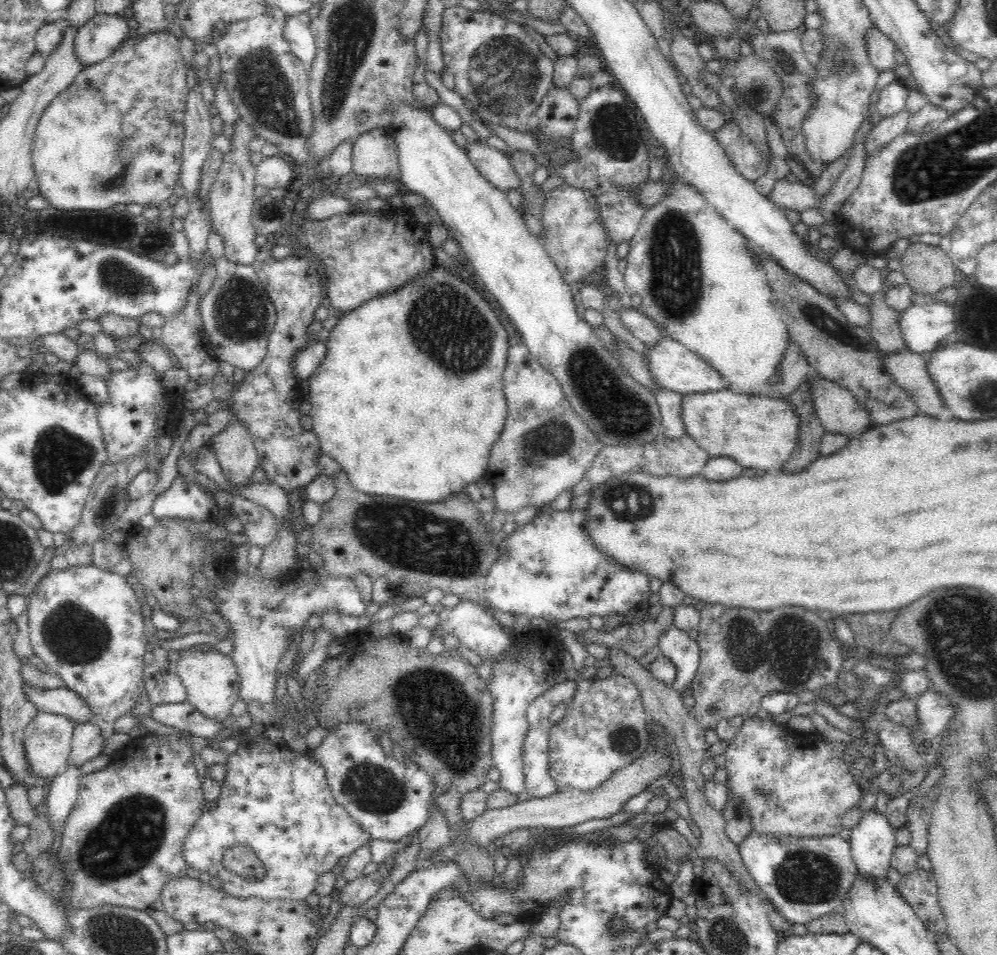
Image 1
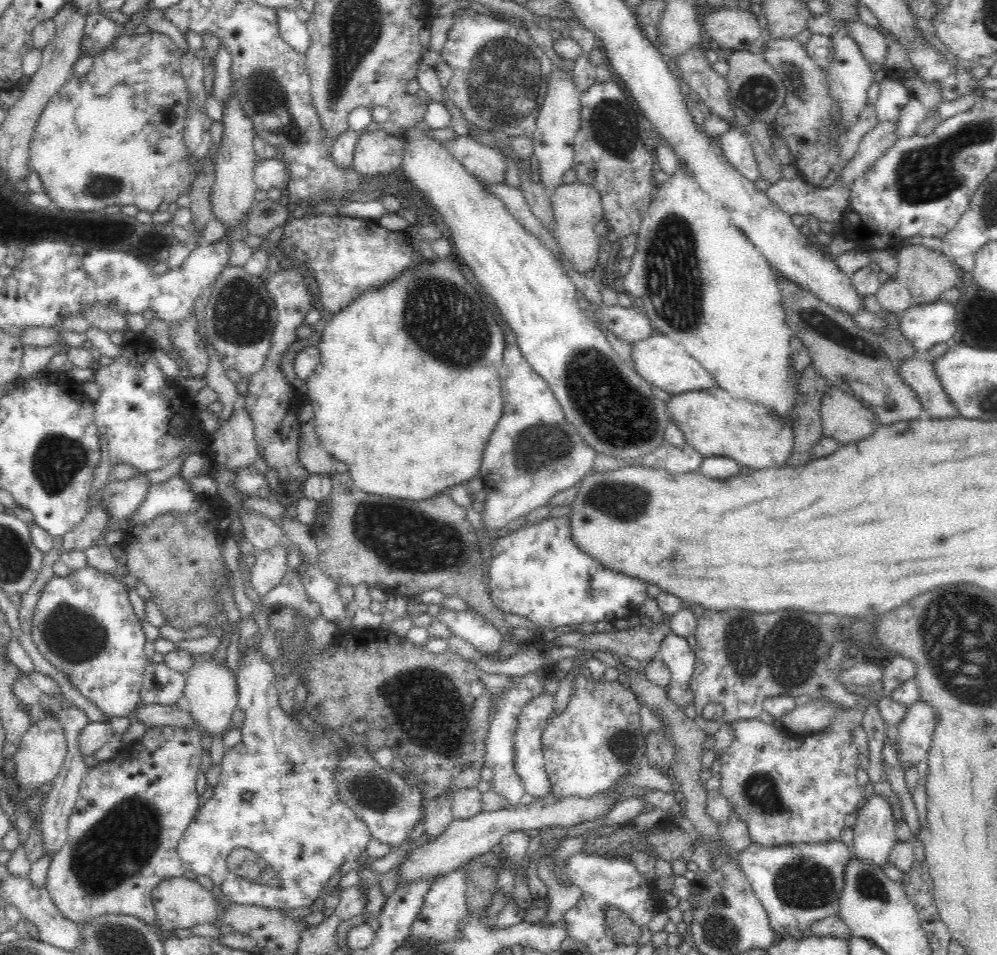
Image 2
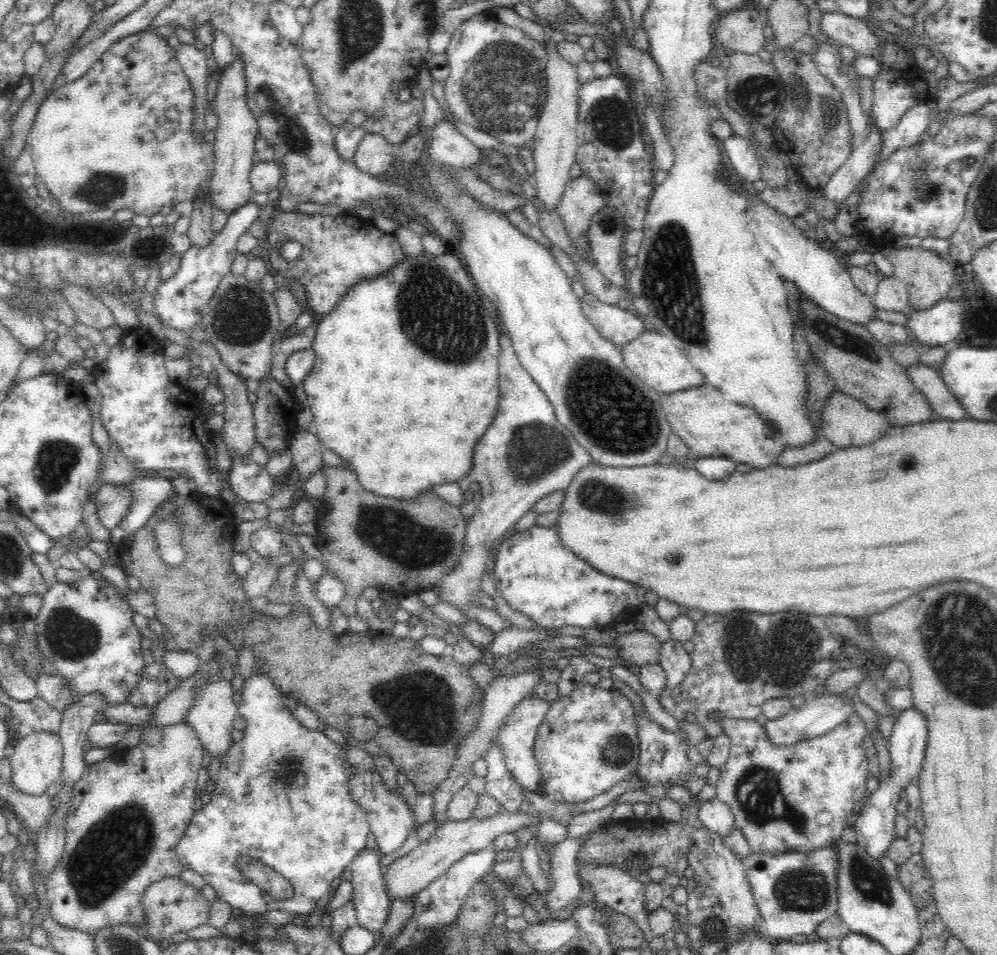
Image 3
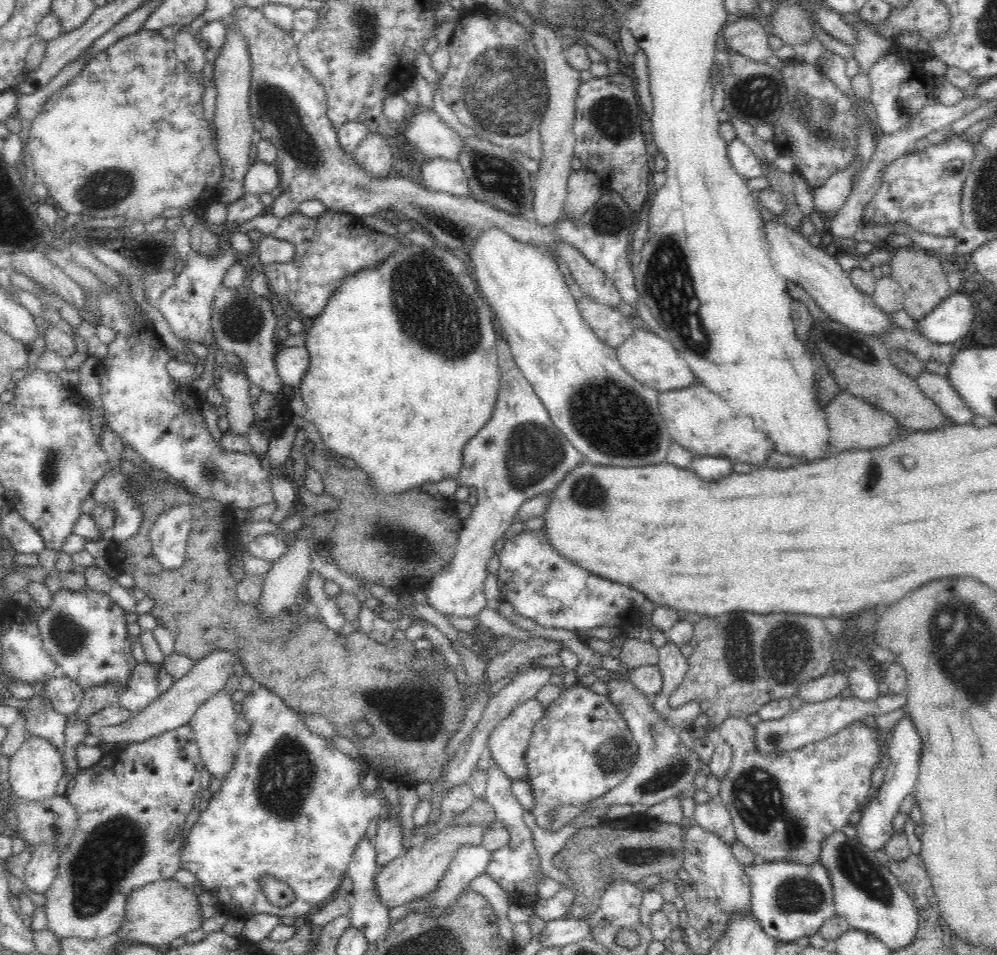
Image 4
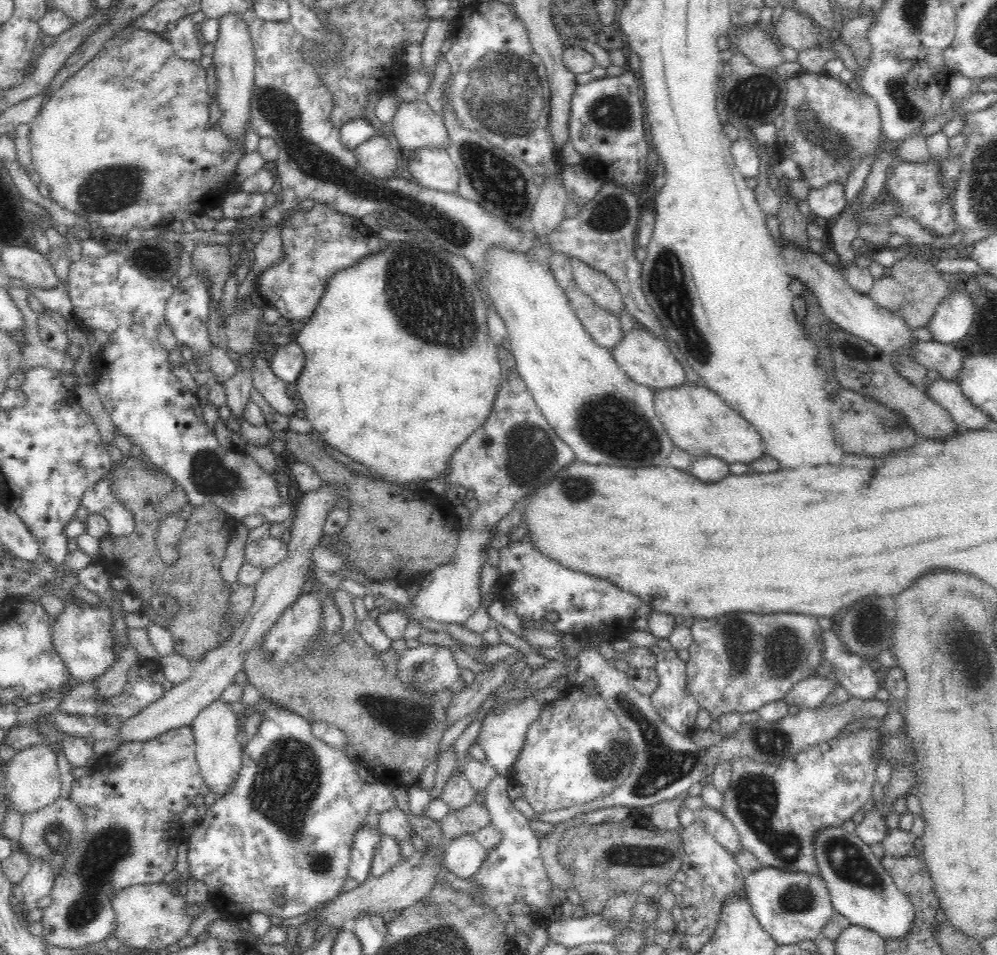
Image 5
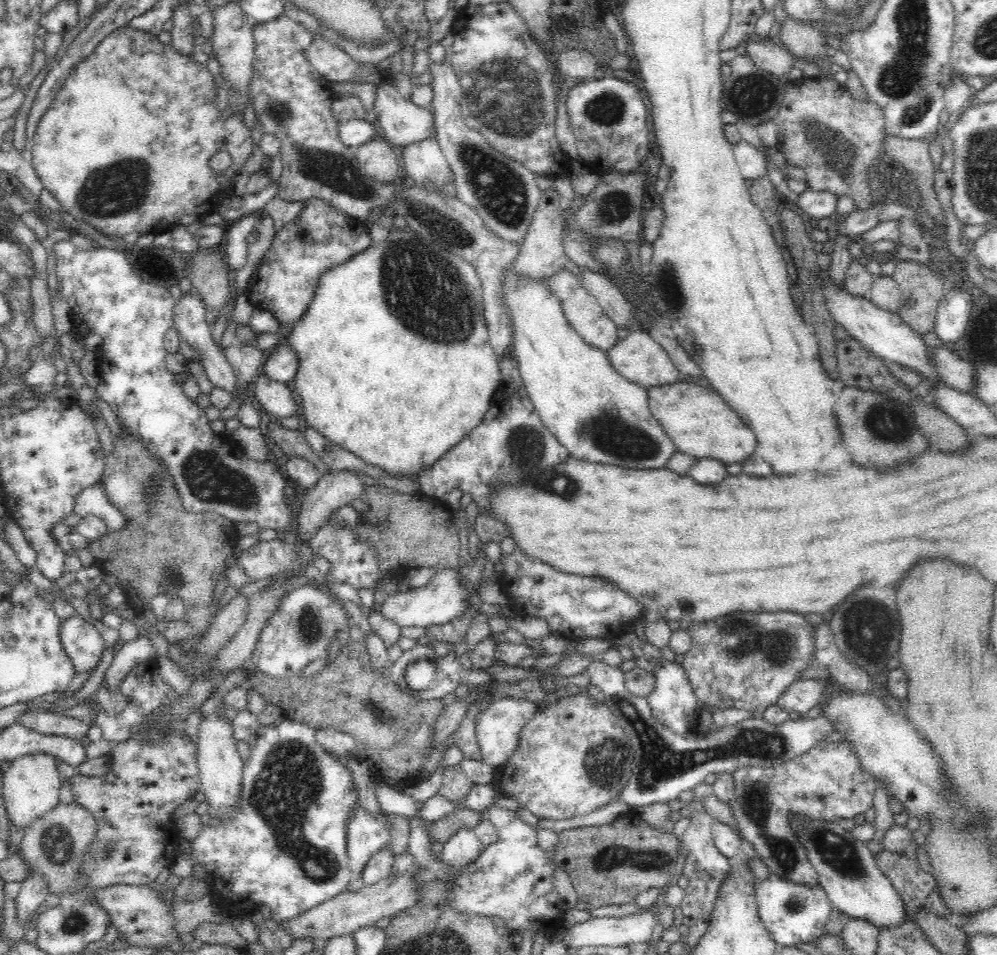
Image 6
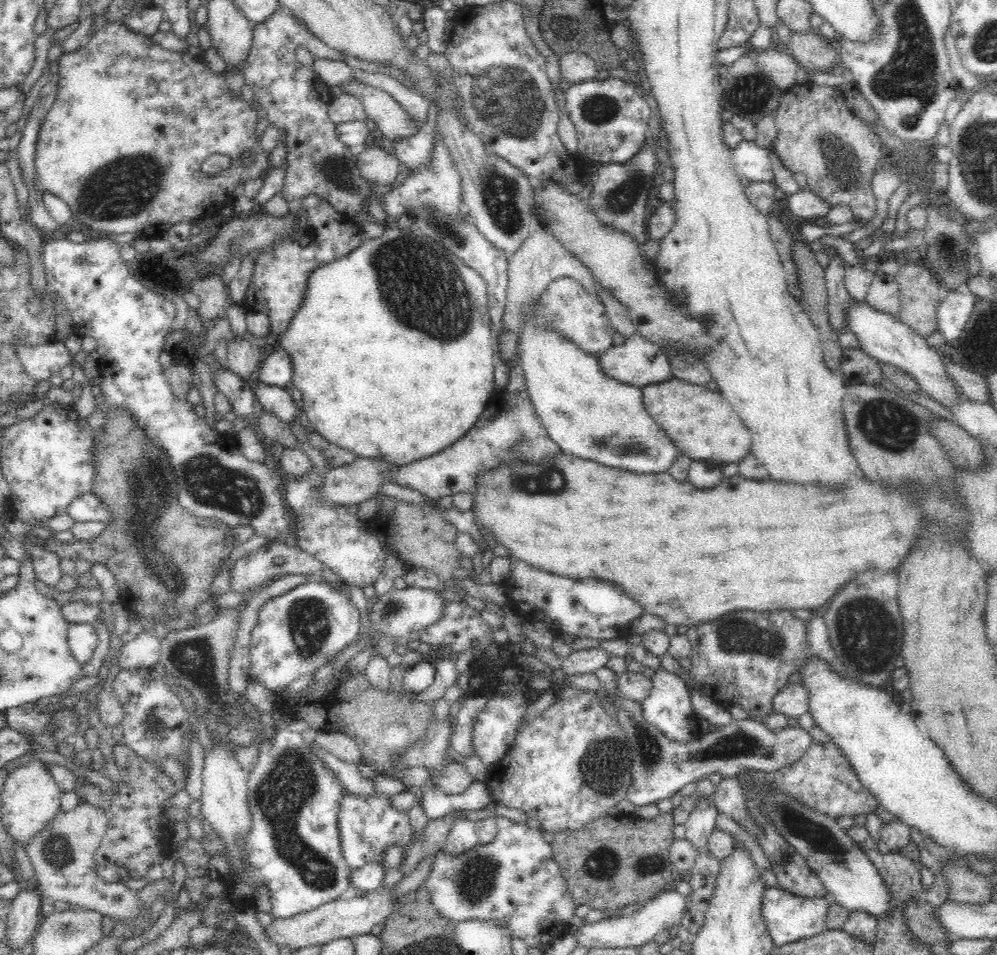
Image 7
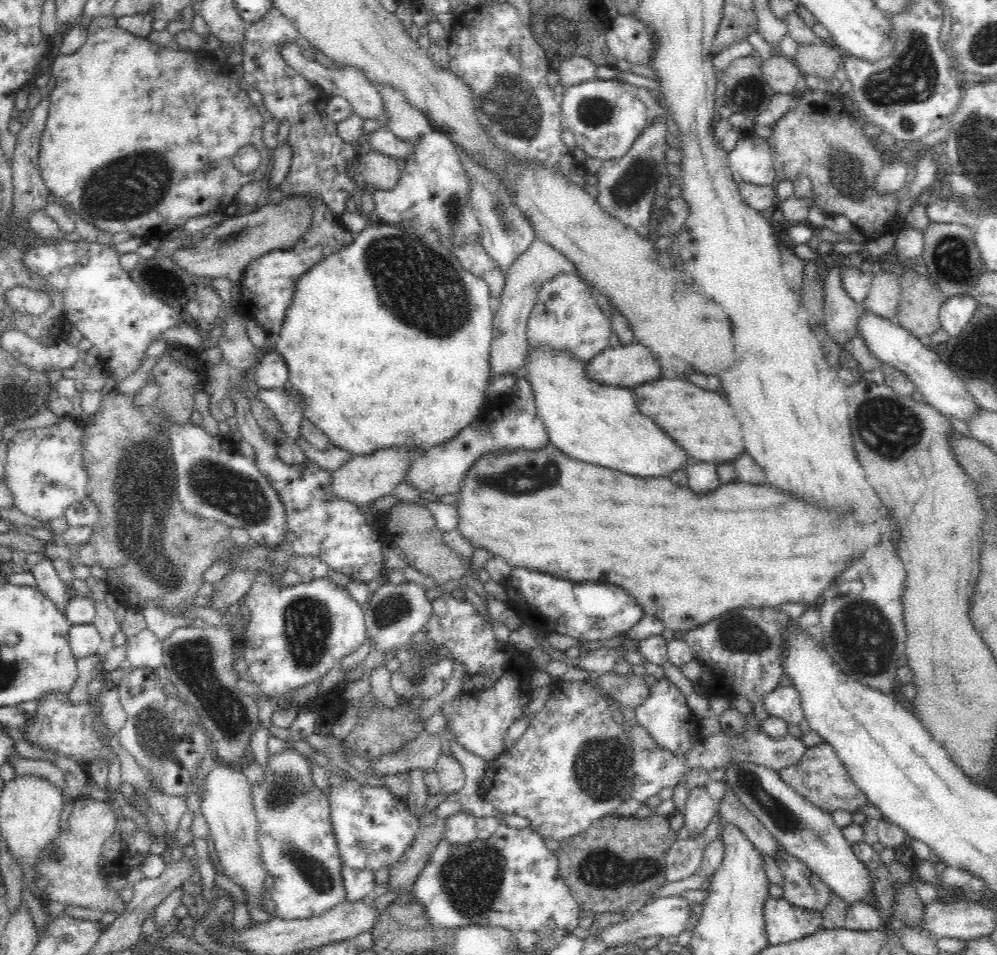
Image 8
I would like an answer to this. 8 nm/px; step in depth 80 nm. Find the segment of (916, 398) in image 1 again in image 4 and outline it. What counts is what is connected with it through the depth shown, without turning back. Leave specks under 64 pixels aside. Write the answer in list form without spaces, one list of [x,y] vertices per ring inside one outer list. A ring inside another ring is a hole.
[[[924,371],[915,378],[920,390],[931,398],[945,413],[947,420],[955,425],[970,424],[976,414],[967,407],[963,398],[954,390],[947,376]]]

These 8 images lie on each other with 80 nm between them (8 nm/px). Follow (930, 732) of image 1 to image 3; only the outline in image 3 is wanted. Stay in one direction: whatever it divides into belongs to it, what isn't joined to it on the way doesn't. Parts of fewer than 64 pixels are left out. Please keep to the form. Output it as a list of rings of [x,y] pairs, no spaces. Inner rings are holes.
[[[910,708],[895,717],[893,730],[888,738],[890,769],[887,774],[881,774],[879,786],[874,792],[869,792],[867,801],[862,807],[853,829],[856,831],[857,842],[868,854],[880,858],[885,854],[890,844],[895,840],[895,820],[898,812],[897,804],[905,799],[905,788],[918,777],[926,748],[926,719],[920,711]]]

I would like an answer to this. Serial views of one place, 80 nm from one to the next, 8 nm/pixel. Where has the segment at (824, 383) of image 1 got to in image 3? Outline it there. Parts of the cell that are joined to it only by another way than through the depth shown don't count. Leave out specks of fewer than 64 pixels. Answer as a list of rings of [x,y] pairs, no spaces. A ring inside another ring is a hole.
[[[834,390],[827,398],[821,414],[821,423],[821,432],[825,434],[830,444],[837,450],[873,443],[883,437],[887,430],[892,427],[882,412],[872,410],[853,396],[838,390]]]

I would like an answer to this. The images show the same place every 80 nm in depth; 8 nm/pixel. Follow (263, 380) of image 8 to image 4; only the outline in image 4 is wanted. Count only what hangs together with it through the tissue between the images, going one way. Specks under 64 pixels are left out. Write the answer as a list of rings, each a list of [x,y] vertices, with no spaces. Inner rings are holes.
[[[284,346],[277,352],[275,367],[289,391],[298,388],[310,365],[309,353],[304,346]]]

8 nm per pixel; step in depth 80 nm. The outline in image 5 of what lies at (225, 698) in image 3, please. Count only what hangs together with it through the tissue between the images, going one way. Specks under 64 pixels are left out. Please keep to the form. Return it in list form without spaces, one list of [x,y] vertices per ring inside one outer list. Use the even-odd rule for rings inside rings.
[[[219,699],[200,711],[190,725],[195,740],[195,757],[202,780],[217,798],[224,796],[232,788],[242,766],[243,750],[240,743],[236,741],[236,732],[238,732],[236,715],[228,708],[226,702]]]

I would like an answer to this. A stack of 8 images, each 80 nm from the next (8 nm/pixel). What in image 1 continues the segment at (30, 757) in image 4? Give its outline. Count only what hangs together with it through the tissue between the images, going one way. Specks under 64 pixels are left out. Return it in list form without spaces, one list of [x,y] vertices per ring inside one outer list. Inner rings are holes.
[[[38,712],[26,727],[22,748],[26,755],[26,763],[30,767],[30,773],[38,780],[48,780],[60,774],[63,767],[66,767],[73,738],[74,725],[68,717]]]

